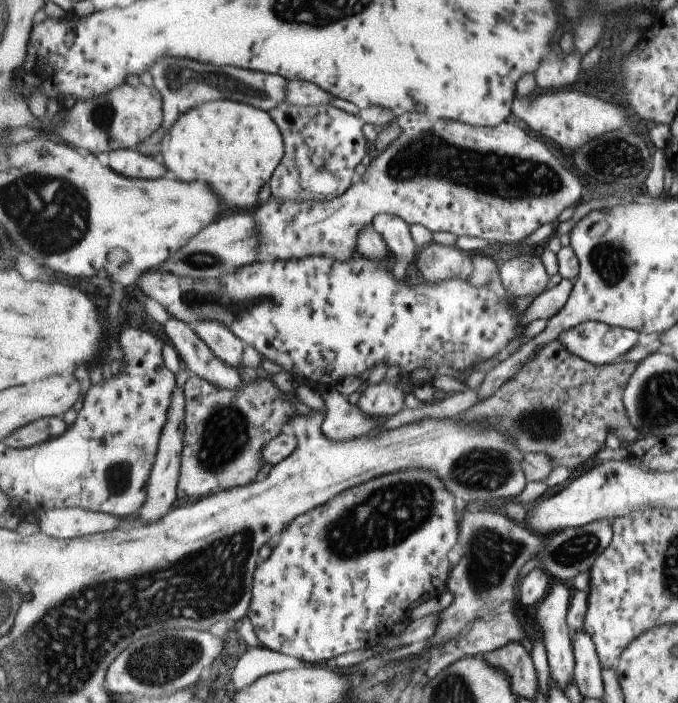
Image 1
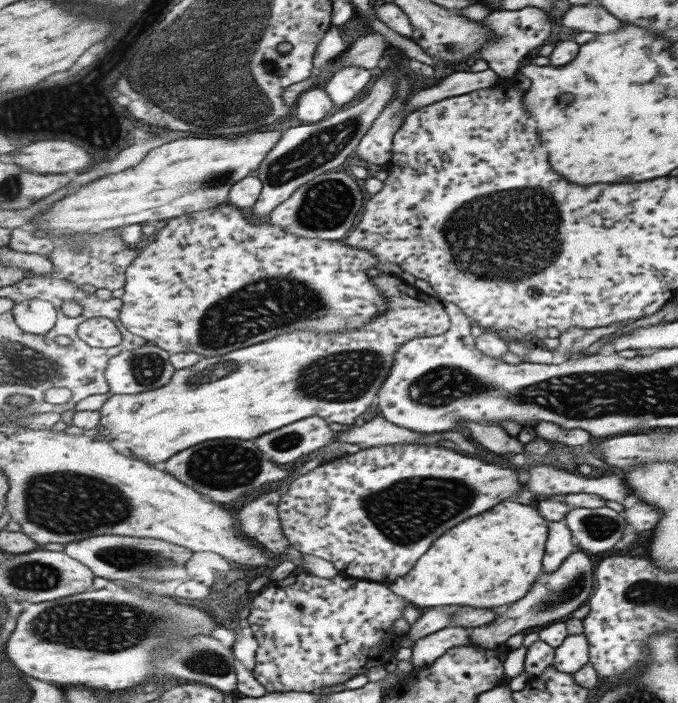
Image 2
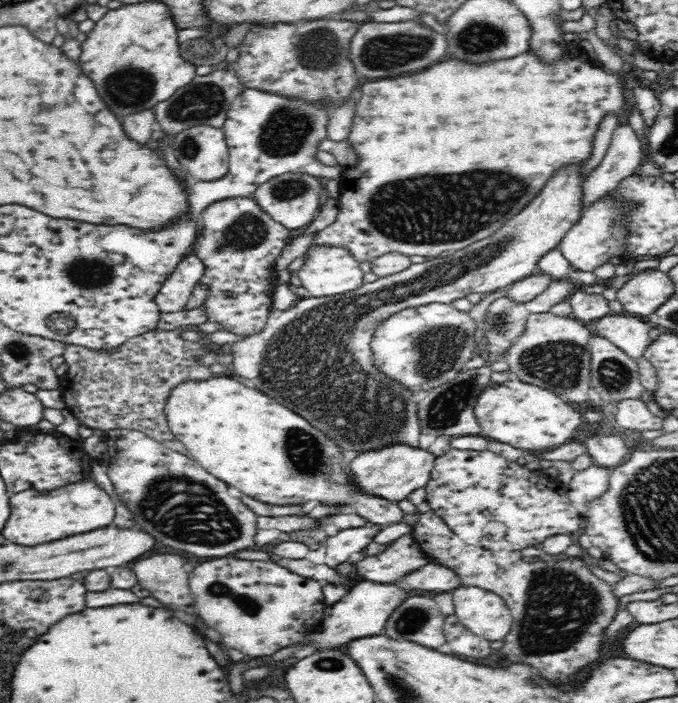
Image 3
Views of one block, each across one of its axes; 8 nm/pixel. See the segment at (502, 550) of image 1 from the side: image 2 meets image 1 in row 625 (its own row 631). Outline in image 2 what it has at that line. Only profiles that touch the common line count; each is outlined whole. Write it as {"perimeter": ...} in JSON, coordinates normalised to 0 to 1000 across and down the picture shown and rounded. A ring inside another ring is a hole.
{"perimeter":[[[661,892],[633,906],[619,908],[608,919],[606,942],[611,950],[631,949],[665,922],[698,917],[698,899],[699,893]]]}

